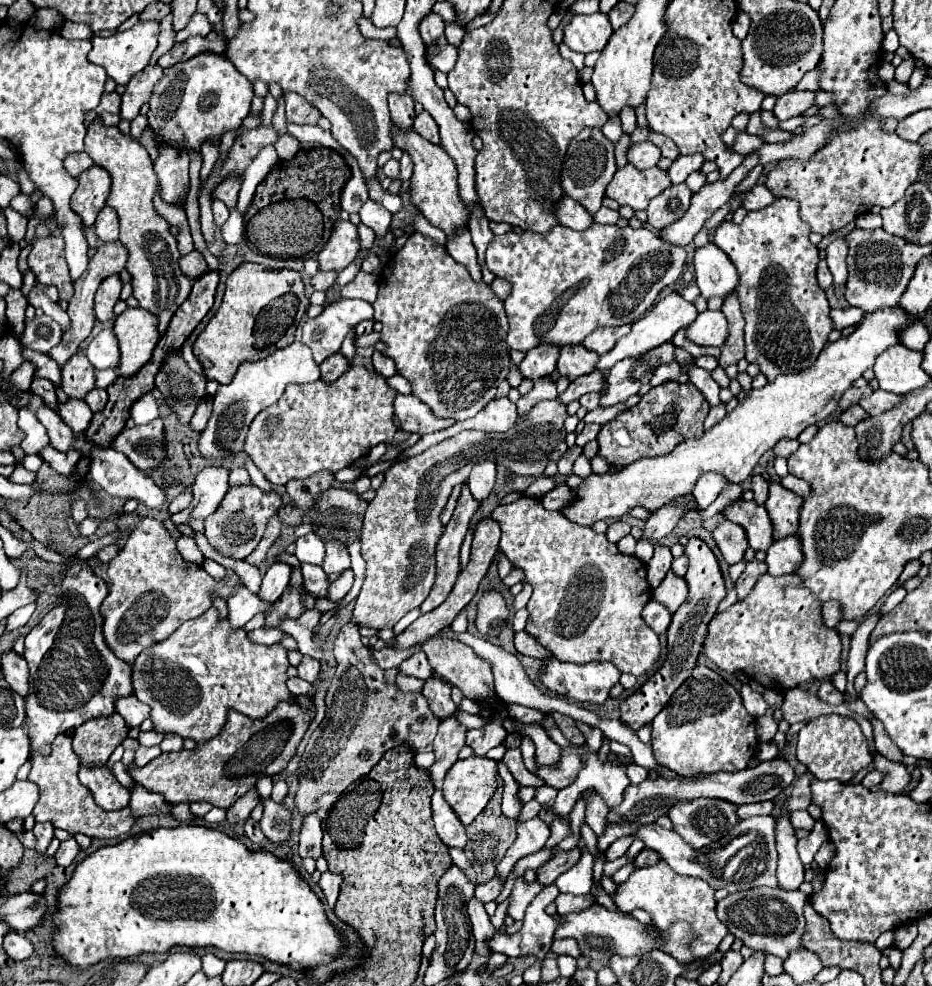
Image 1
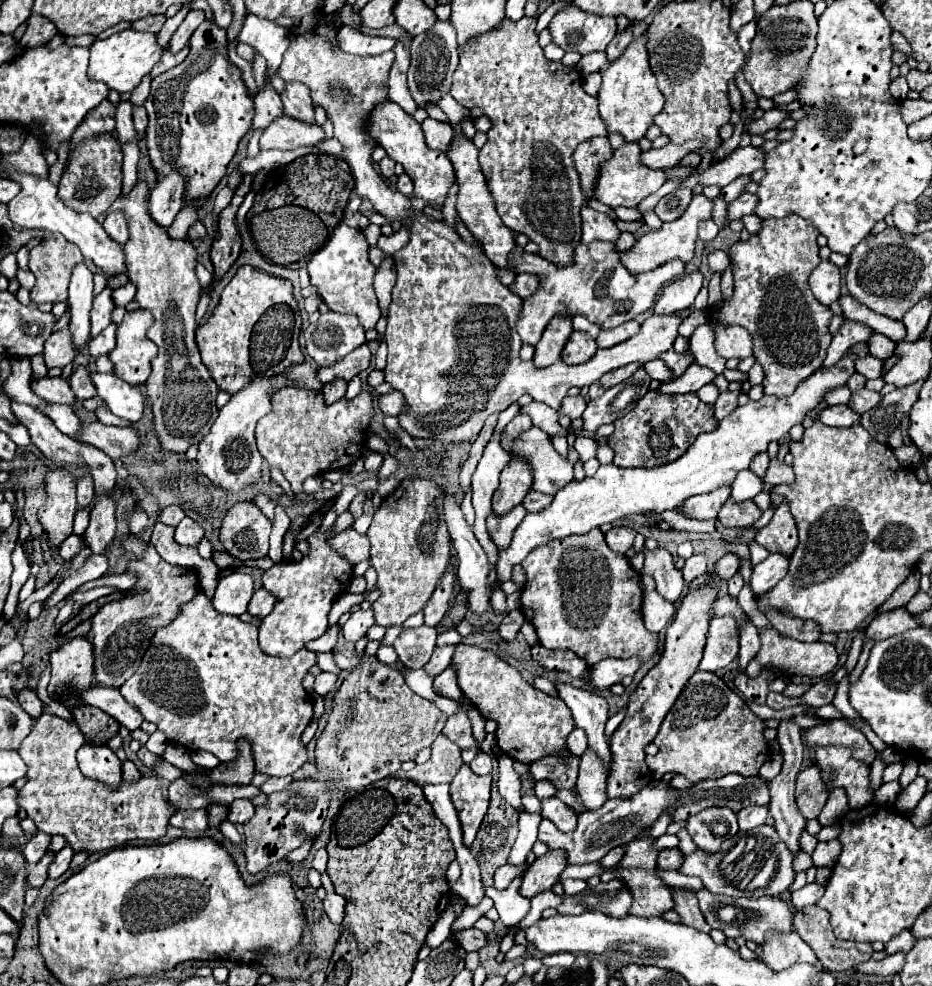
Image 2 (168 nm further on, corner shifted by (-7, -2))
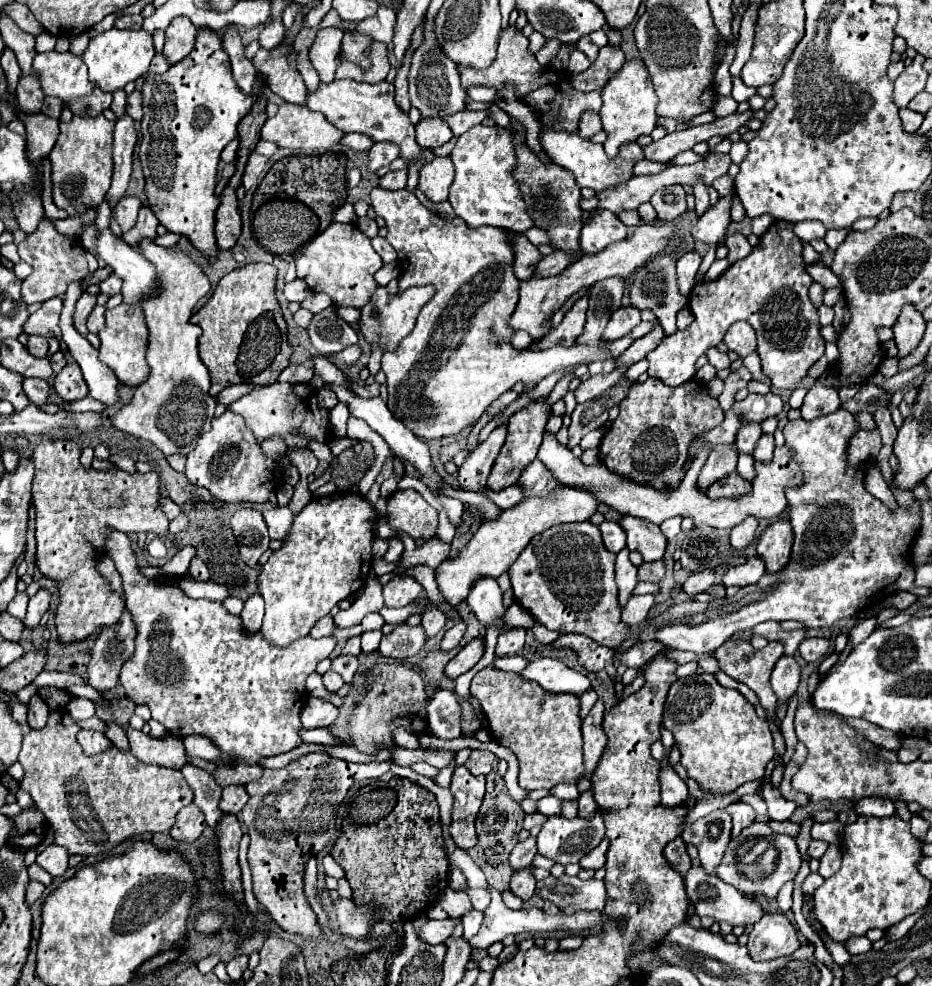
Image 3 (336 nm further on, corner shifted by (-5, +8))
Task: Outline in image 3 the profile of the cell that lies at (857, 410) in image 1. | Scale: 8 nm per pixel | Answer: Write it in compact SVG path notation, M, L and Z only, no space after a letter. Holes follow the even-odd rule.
M816 382L814 388L806 394L800 412L806 420L814 420L818 416L826 416L826 414L836 412L840 406L842 406L842 402L838 398L838 390L826 388L820 382Z

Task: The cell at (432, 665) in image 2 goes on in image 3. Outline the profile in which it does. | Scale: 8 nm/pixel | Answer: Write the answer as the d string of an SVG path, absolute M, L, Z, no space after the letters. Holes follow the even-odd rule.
M458 622L458 624L452 626L450 630L446 630L446 634L444 634L442 642L440 642L440 648L442 648L444 652L456 648L458 642L460 642L460 638L464 636L464 632L466 632L466 624L464 624L464 622Z

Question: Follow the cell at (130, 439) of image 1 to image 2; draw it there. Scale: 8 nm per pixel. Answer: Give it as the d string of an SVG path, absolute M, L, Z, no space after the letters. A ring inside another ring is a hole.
M82 422L82 440L84 444L96 446L106 452L112 460L132 454L138 448L138 434L132 428L118 428L118 426L104 426L100 422Z

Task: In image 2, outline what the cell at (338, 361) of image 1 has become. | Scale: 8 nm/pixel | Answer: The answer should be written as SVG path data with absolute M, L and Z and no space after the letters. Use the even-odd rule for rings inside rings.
M332 380L332 382L324 384L322 396L324 396L326 404L334 404L334 402L342 400L344 398L344 392L346 392L346 386L348 386L346 380Z

